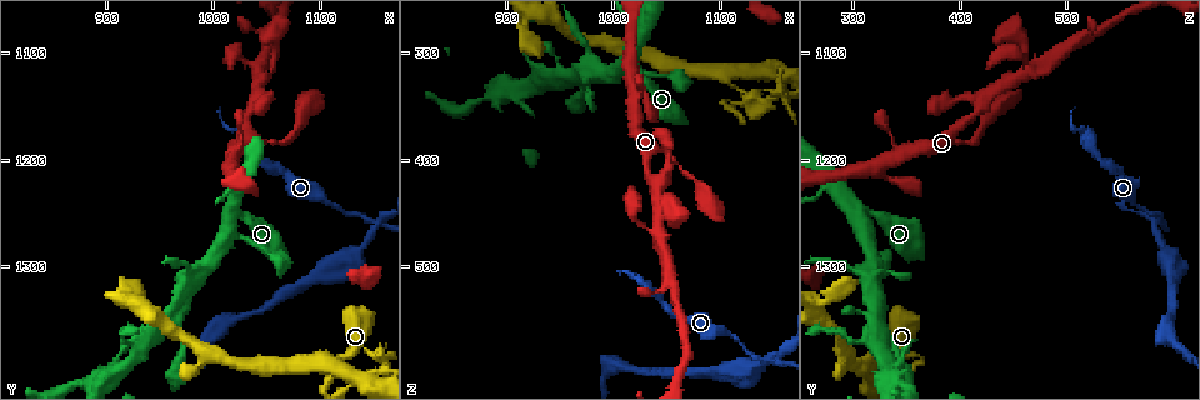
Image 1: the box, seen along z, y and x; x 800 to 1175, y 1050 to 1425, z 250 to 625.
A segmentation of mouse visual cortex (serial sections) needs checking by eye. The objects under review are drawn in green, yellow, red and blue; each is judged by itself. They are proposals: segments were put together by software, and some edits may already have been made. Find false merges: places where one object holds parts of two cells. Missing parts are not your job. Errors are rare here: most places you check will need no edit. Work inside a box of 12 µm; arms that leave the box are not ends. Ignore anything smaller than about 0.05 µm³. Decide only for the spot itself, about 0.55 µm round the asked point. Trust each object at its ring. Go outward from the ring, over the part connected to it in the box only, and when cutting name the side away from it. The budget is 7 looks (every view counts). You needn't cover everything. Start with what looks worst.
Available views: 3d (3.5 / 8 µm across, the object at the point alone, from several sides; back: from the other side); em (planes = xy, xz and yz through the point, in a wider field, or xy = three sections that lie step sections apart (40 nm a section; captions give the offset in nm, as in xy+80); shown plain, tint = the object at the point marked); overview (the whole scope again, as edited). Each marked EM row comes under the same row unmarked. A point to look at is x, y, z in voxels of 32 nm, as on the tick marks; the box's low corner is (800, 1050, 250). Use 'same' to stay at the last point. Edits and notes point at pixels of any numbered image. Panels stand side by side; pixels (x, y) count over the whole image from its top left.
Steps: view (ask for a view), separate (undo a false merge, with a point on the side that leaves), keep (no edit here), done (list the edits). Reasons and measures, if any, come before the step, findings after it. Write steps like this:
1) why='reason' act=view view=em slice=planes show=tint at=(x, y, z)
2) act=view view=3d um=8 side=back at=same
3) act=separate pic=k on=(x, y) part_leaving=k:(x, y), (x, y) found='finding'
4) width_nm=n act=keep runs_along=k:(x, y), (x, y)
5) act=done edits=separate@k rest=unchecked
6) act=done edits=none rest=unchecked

why='sharp bend' act=view view=3d um=3.5 side=back at=(1154, 1258, 586)

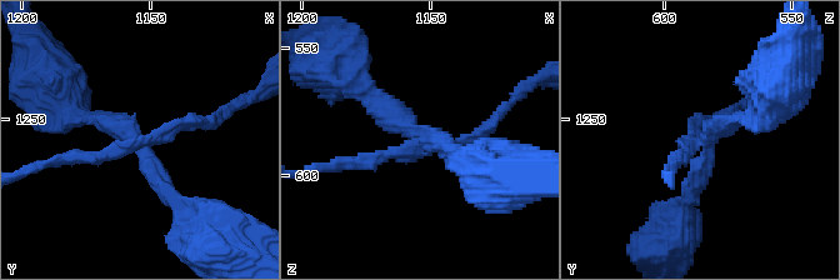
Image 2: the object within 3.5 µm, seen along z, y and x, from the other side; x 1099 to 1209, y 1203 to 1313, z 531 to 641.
act=view view=em slice=xy step=3 show=tint at=(1155, 1258, 584)

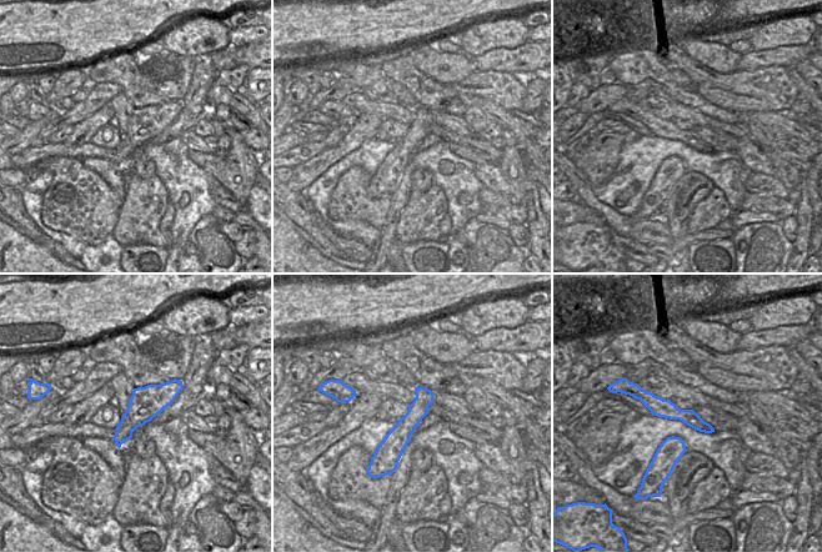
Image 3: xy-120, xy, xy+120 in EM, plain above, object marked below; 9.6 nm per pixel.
act=keep found='all the same cell'

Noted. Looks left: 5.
why='thin arm on a thick one' act=view view=3d um=8 at=(1100, 1388, 320)

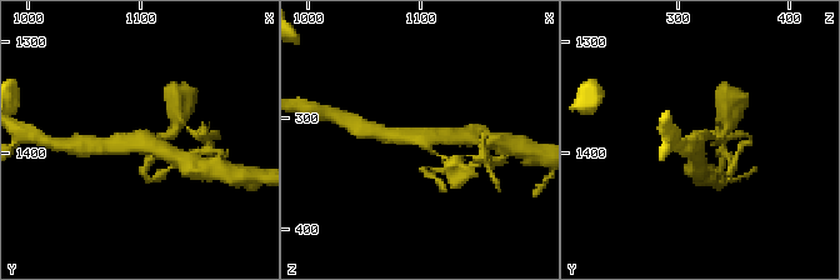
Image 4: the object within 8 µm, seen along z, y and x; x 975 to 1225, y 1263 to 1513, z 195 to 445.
arms=3 arm_widths_nm=150,350,450 why='need the tissue' act=view view=em slice=xy step=5 show=tint at=(1098, 1386, 320)

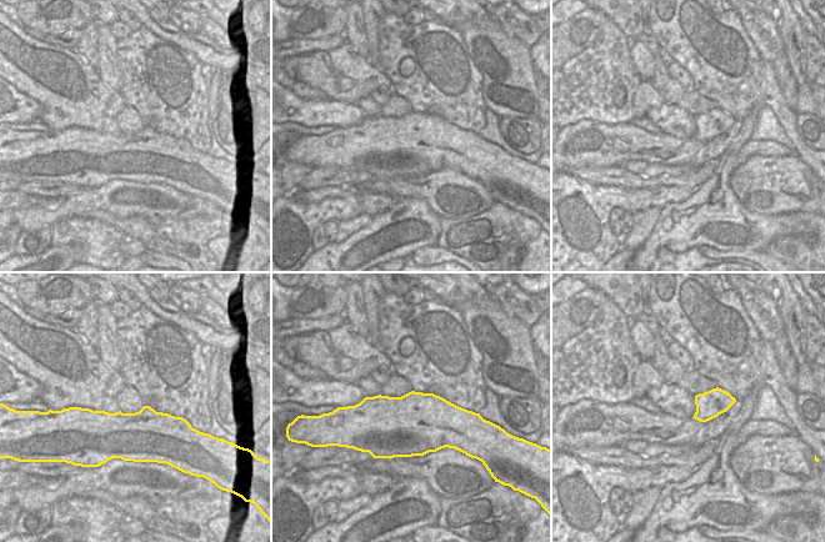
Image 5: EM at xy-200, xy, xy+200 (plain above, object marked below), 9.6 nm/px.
act=keep runs_along=4:(449, 161), (415, 138), (384, 135) found='all the same cell'

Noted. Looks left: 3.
why='two arms in line, one across' act=view view=3d um=3.5 at=(996, 1386, 292)

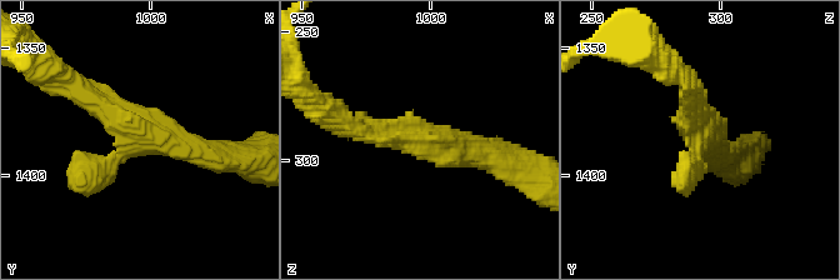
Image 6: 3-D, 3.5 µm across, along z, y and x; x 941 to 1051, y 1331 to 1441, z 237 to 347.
act=view view=em slice=xy step=2 show=tint at=(998, 1383, 292)

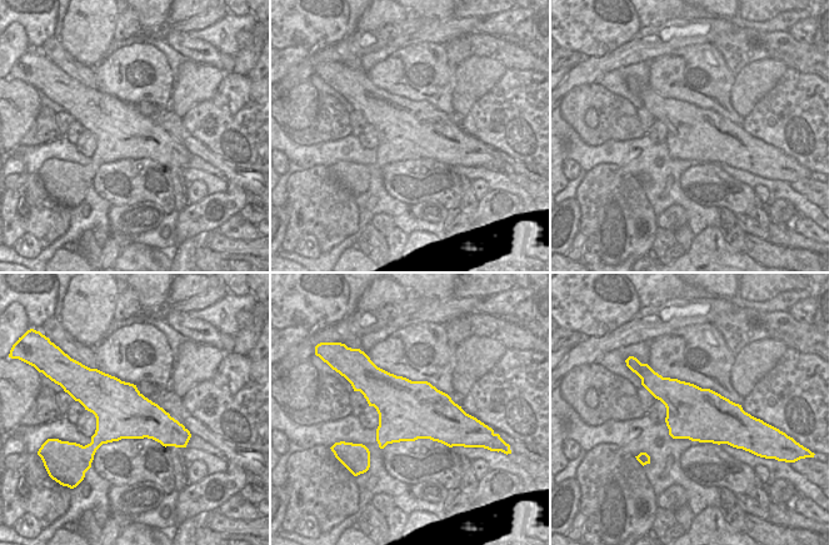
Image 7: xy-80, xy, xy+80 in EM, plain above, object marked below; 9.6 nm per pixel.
act=keep runs_along=6:(220, 153), (143, 134), (74, 84) found='continuous, no second cell'

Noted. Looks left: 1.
act=done edits=none rest=unchecked

